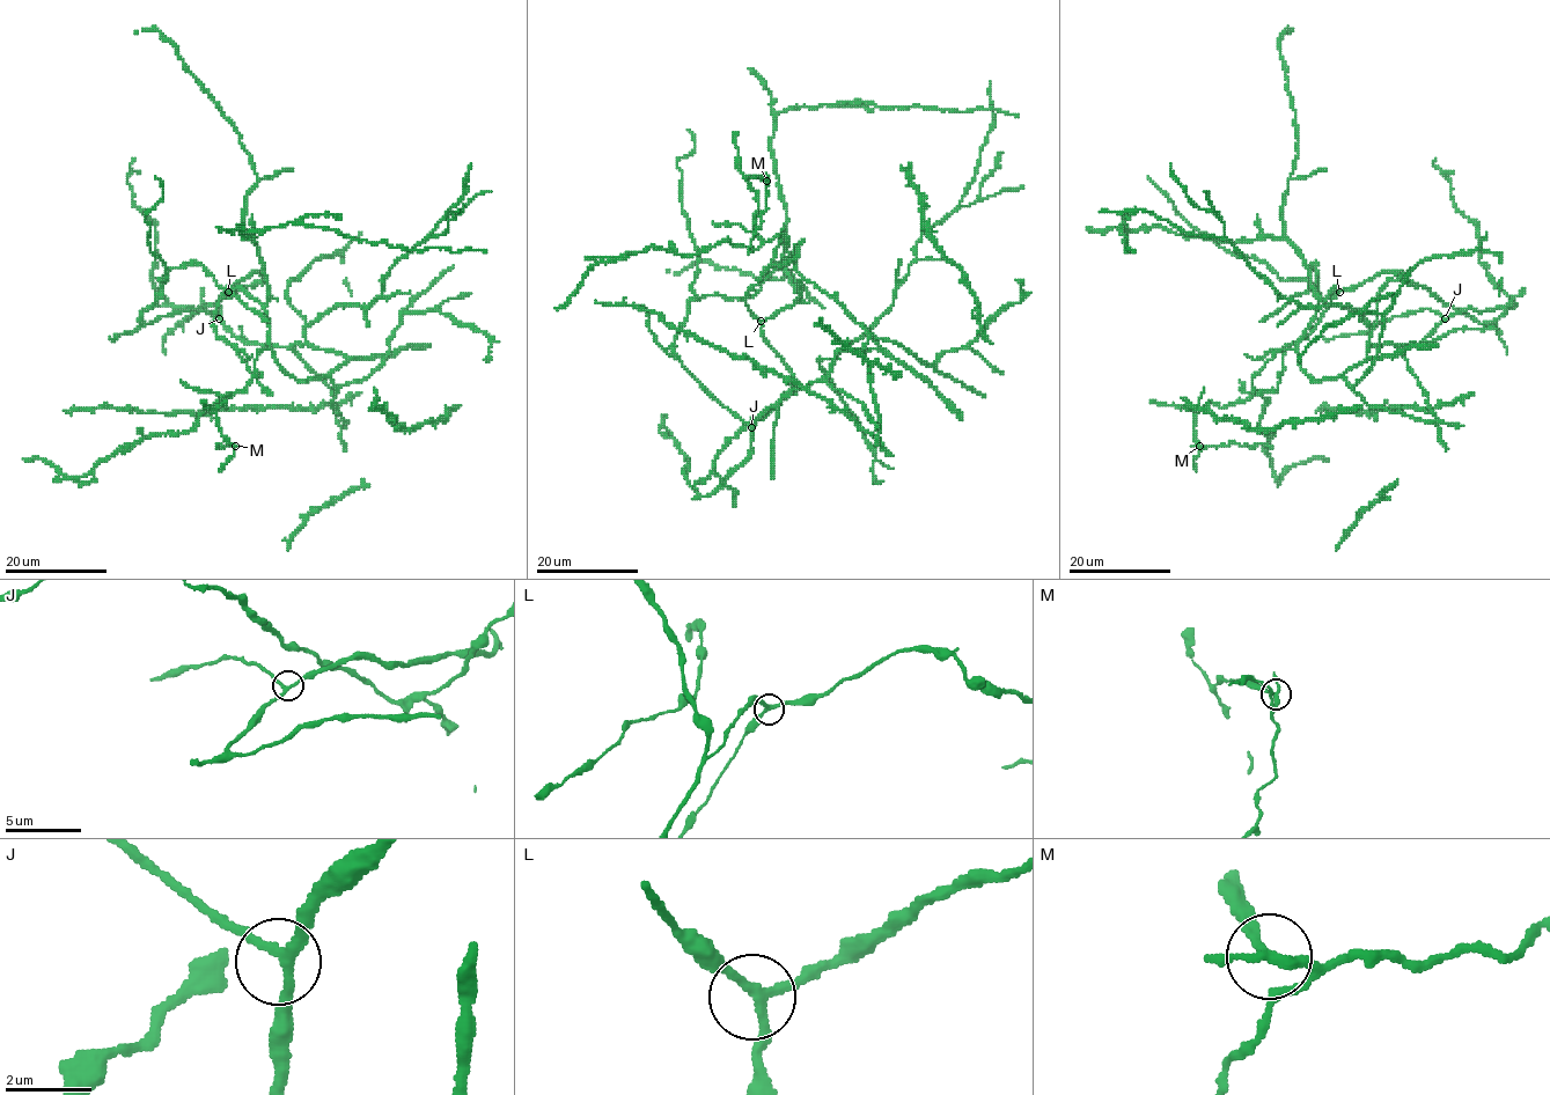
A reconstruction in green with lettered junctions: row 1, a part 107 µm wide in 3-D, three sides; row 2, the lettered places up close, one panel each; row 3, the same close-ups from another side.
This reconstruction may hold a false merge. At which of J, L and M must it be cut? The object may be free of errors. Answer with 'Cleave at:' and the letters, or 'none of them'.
Cleave at: M

